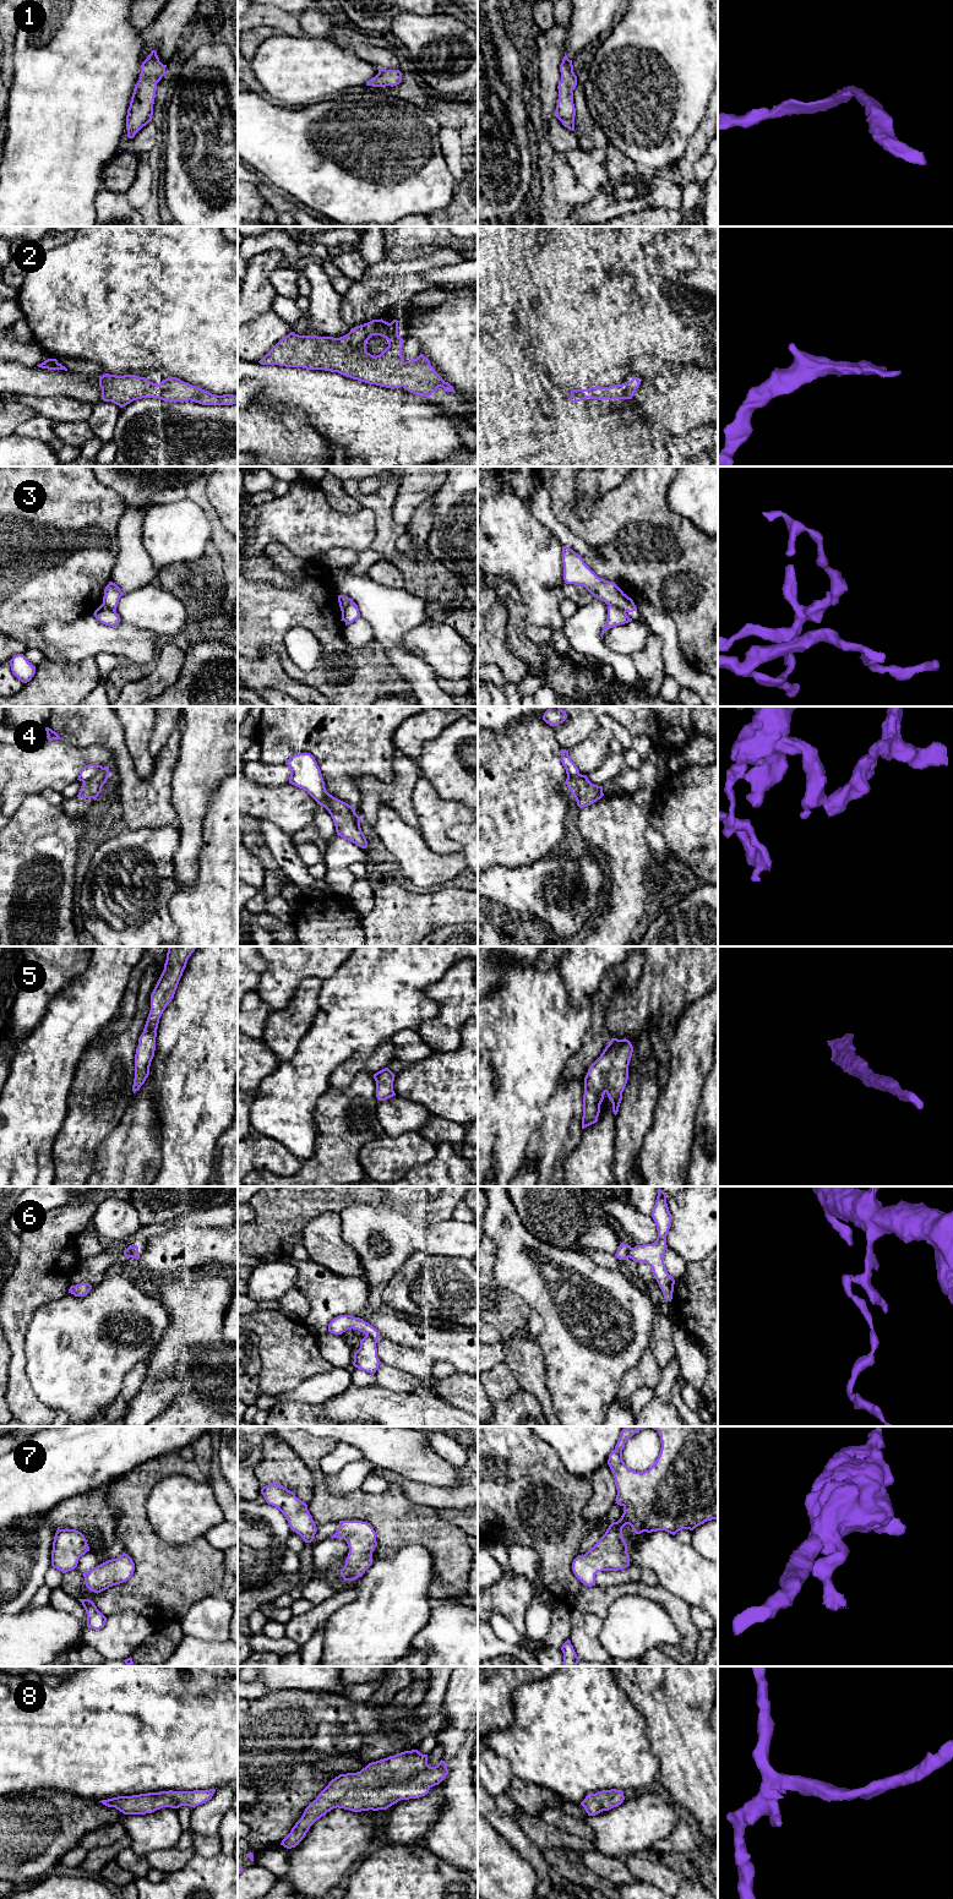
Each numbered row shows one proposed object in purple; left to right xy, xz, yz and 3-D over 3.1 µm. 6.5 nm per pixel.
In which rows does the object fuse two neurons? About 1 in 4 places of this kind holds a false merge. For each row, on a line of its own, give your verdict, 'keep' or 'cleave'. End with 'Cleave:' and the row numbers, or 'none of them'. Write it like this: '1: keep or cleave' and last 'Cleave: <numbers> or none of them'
1: keep
2: keep
3: cleave
4: cleave
5: keep
6: cleave
7: keep
8: keep
Cleave: 3, 4, 6

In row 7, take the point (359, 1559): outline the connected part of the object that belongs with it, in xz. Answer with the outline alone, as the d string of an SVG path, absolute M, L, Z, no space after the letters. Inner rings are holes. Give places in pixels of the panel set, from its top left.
M339 1521L339 1528L331 1538L344 1539L349 1548L345 1565L341 1570L343 1579L354 1581L363 1577L372 1565L372 1551L377 1546L374 1528L363 1521Z

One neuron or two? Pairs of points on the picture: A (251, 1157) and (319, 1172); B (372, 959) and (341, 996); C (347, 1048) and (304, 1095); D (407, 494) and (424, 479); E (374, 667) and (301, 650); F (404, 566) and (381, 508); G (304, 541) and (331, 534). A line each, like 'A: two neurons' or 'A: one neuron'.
A: two neurons
B: one neuron
C: one neuron
D: one neuron
E: one neuron
F: one neuron
G: one neuron

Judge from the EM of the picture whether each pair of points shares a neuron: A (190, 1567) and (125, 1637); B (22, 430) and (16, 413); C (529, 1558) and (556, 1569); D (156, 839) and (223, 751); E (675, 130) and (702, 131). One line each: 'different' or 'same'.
A: different
B: different
C: same
D: different
E: different

